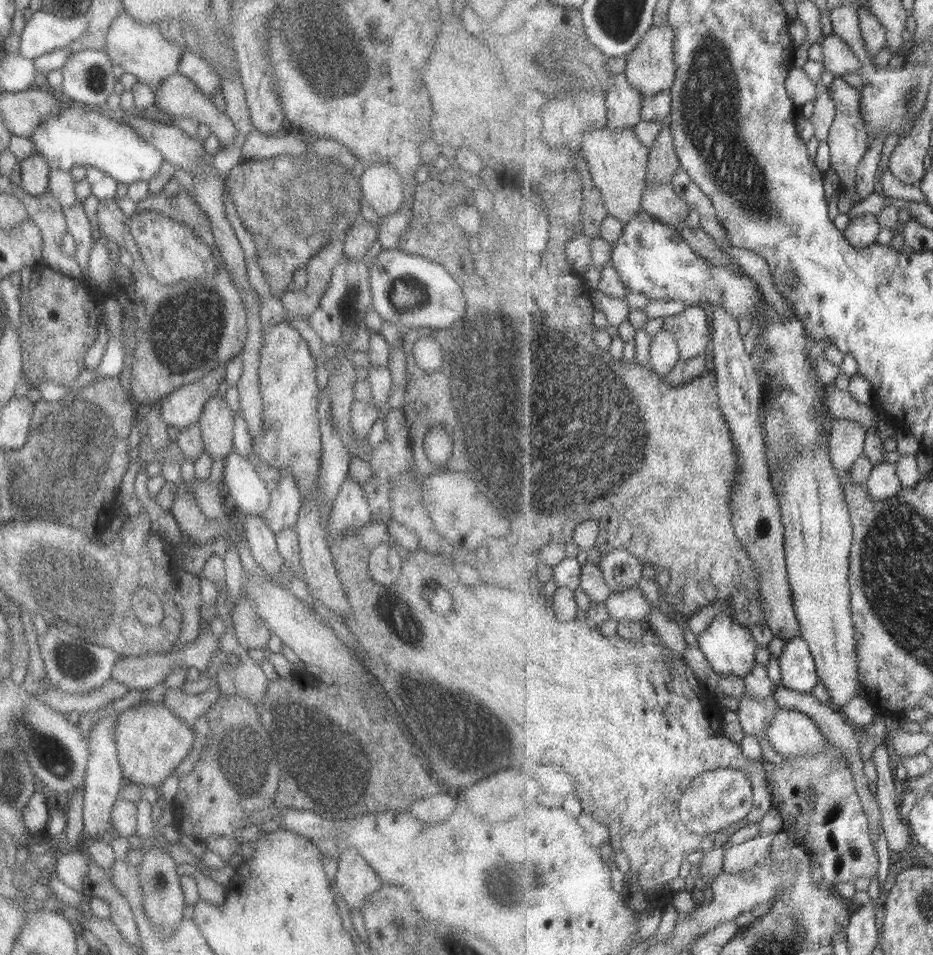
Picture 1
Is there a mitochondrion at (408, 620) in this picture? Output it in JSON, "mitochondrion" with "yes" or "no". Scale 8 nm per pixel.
{"mitochondrion":"no"}

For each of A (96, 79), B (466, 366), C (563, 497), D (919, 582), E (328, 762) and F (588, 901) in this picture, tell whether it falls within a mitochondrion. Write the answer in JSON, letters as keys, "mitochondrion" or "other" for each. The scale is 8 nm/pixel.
{"A":"mitochondrion","B":"mitochondrion","C":"mitochondrion","D":"mitochondrion","E":"mitochondrion","F":"other"}

